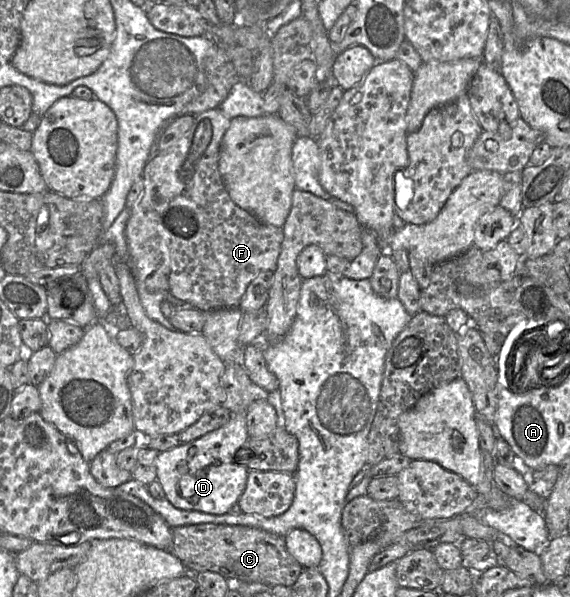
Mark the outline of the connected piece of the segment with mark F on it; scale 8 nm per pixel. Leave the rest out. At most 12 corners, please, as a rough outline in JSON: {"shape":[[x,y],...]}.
{"shape":[[204,111],[148,161],[125,228],[136,285],[200,311],[275,271],[282,227],[219,172]]}

